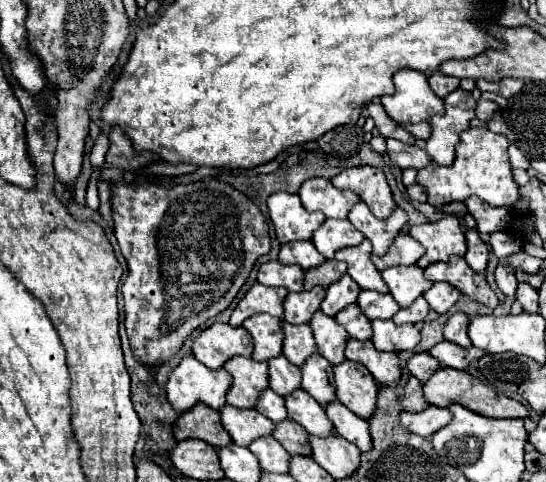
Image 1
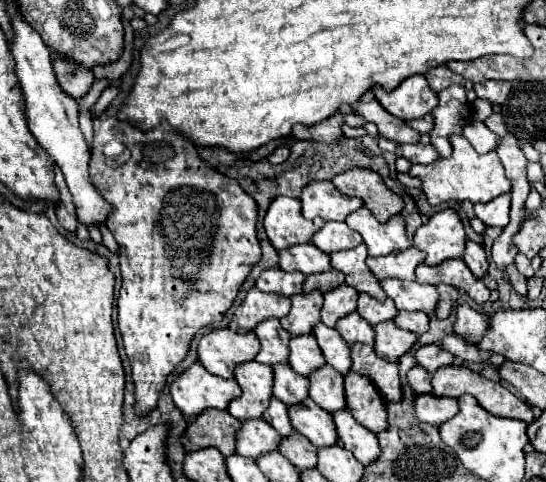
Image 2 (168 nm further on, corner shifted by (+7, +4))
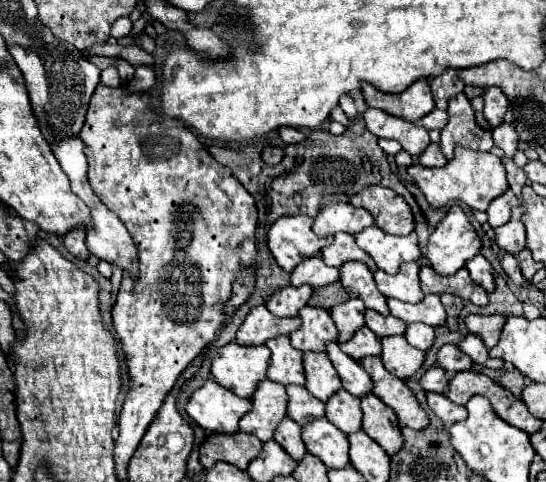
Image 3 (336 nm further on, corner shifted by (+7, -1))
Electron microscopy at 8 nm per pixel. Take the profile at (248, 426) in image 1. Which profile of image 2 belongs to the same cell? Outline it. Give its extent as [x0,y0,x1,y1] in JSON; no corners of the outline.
[237,420,281,460]

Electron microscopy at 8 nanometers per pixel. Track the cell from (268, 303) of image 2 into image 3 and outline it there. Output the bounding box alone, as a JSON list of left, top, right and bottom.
[237,305,301,345]

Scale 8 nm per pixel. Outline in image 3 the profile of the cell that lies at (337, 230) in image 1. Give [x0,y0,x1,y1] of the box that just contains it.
[321,233,377,271]

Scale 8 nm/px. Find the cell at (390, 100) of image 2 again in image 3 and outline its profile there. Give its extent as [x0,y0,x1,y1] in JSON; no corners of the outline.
[363,79,435,121]

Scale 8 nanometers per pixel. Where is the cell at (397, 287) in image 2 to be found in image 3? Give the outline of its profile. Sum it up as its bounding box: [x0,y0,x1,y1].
[387,295,445,327]

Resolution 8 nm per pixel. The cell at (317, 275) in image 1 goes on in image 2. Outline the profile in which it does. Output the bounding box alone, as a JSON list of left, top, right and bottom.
[303,270,345,292]

